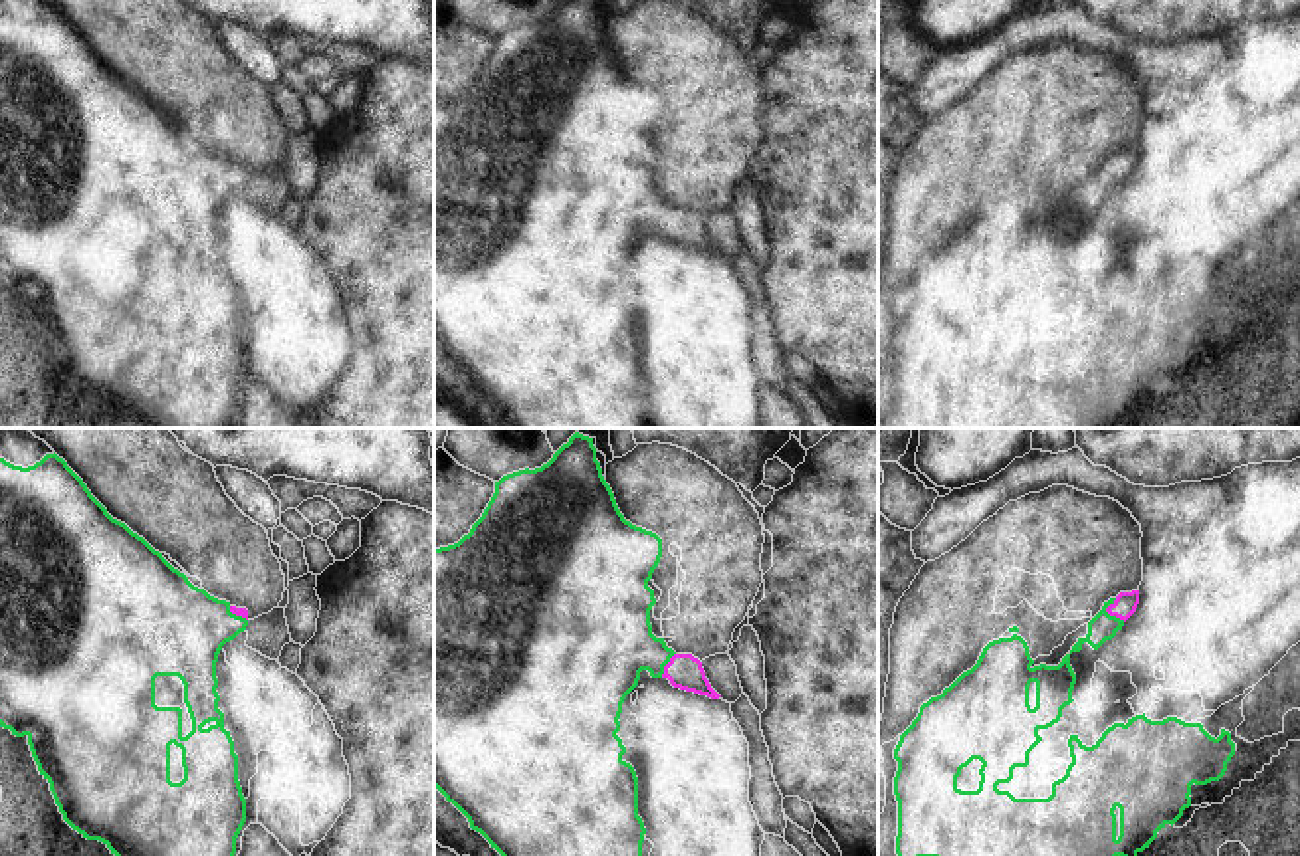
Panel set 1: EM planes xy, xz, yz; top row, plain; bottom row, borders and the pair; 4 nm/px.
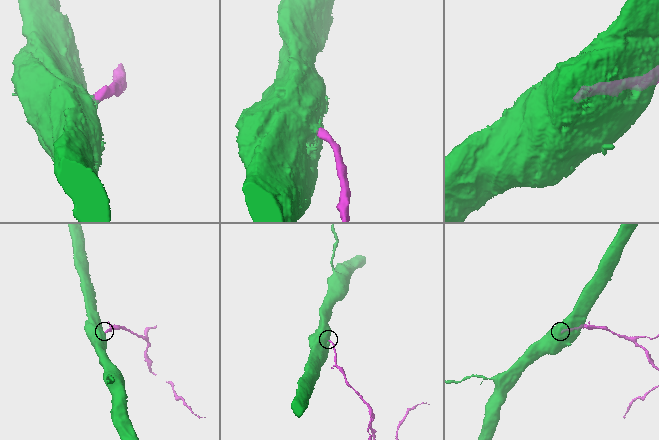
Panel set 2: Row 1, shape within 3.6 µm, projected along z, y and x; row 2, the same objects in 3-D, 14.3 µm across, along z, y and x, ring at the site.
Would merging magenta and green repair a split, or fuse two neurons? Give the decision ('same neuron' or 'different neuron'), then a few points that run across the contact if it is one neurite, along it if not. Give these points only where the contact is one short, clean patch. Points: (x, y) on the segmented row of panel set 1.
same neuron; line yz (1126, 603), (1110, 615), (1102, 627)

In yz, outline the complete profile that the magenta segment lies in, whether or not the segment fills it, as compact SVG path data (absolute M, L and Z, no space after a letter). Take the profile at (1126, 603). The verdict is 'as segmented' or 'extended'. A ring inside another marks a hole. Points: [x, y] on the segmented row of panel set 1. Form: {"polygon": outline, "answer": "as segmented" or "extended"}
{"polygon": "M1139 590L1120 592L1116 598L1104 602L1102 610L1088 622L1088 634L1078 638L1072 652L1080 652L1082 644L1088 642L1098 650L1106 640L1112 640L1124 622L1136 612L1139 604Z", "answer": "extended"}

